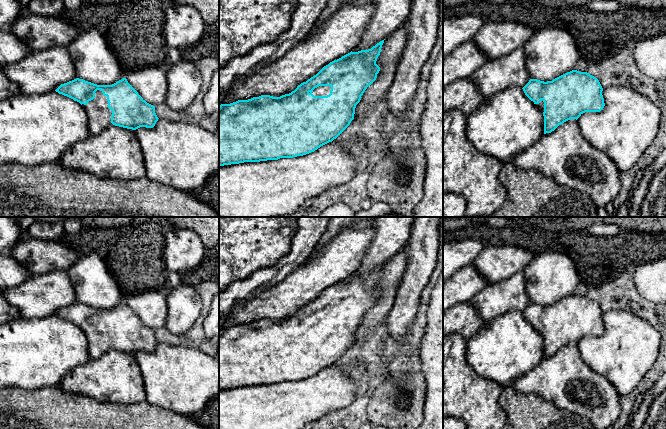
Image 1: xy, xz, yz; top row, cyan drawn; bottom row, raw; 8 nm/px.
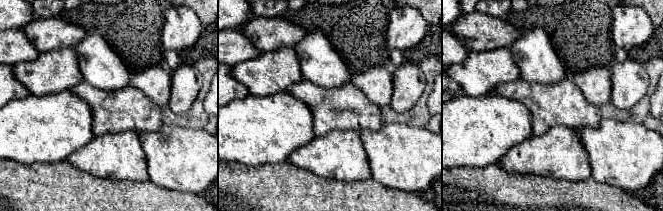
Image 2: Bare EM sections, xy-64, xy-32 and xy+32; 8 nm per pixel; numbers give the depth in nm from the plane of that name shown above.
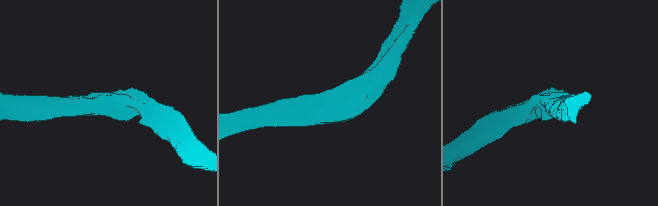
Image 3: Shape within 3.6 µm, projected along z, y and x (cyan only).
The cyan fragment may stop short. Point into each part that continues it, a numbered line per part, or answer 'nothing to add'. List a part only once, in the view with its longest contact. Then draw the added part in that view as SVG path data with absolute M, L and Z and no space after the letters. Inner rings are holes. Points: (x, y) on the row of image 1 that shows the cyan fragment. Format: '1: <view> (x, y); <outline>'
1: xy (99, 115); M97 90L95 98L82 106L88 116L90 135L97 135L104 129L113 126L111 123L112 111L108 108L107 96L104 96L101 90Z

